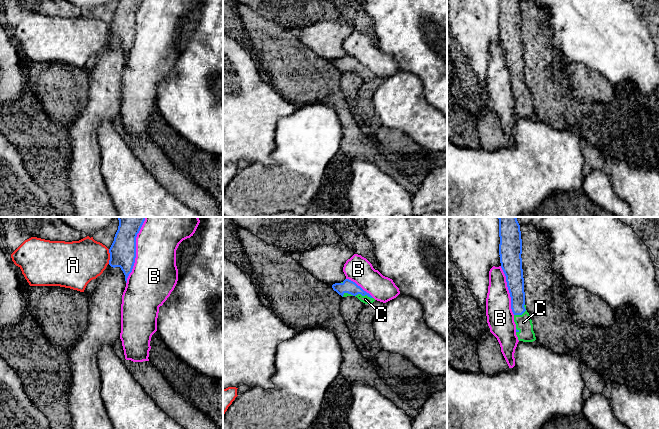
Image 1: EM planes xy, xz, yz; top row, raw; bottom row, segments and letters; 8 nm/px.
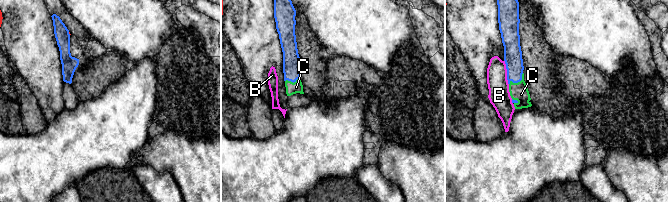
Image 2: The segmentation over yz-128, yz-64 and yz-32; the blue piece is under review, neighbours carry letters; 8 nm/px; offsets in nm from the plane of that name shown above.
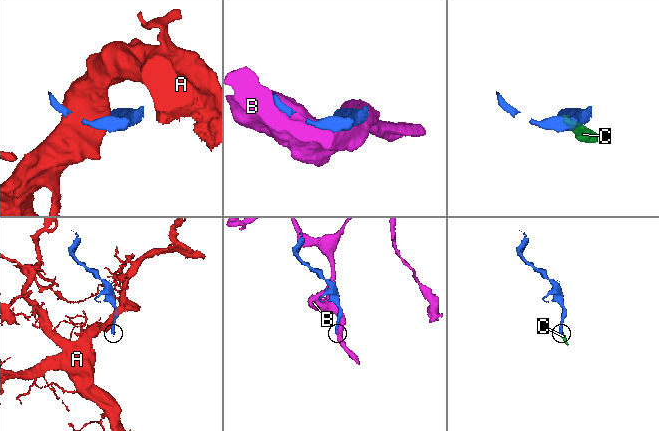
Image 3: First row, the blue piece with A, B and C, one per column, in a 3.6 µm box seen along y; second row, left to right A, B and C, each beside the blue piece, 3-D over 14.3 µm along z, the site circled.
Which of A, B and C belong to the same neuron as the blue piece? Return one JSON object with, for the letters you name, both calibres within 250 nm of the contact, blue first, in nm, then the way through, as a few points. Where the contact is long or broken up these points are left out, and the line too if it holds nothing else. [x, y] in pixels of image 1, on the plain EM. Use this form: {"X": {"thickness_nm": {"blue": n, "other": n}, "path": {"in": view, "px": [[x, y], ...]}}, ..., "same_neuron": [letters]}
{"C": {"thickness_nm": {"blue": 110, "other": 70}, "path": {"in": "xz", "px": [[348, 62], [364, 71], [365, 75]]}}, "same_neuron": ["C"]}

